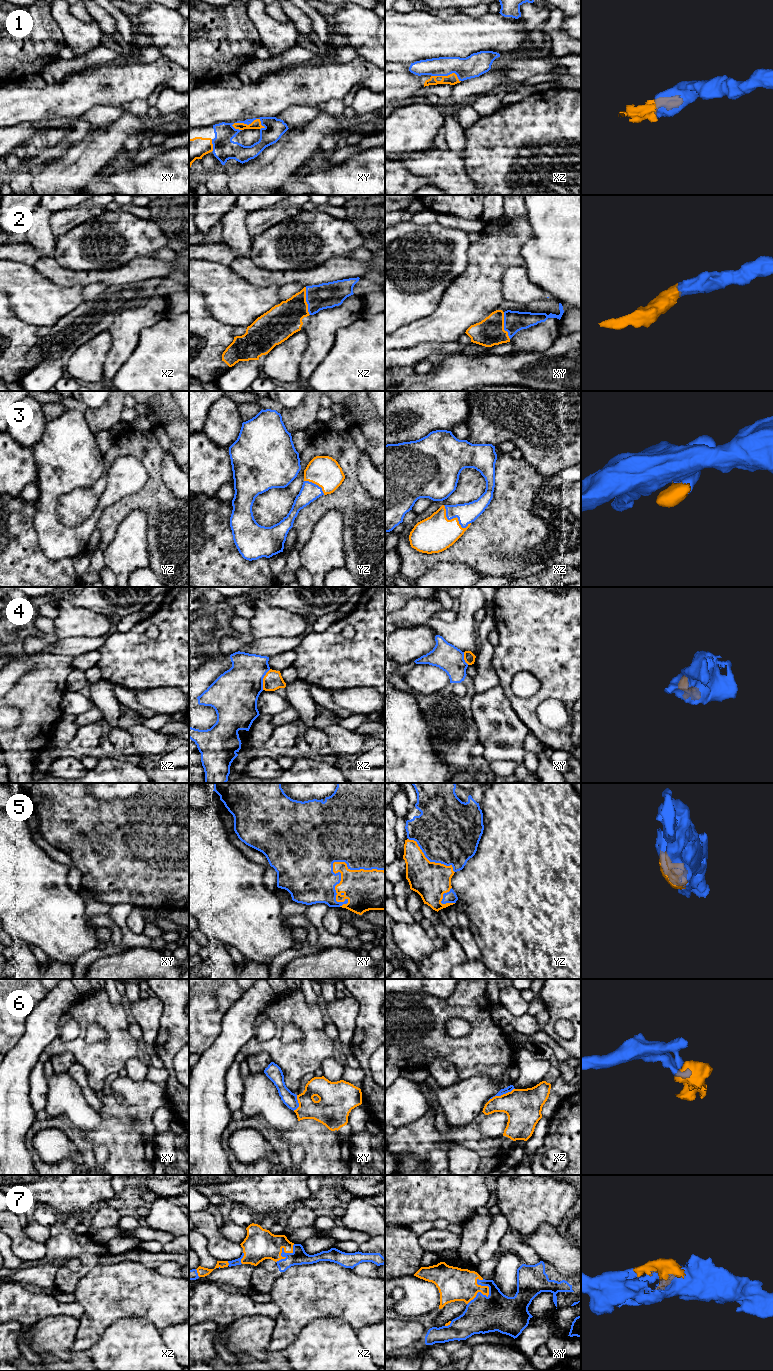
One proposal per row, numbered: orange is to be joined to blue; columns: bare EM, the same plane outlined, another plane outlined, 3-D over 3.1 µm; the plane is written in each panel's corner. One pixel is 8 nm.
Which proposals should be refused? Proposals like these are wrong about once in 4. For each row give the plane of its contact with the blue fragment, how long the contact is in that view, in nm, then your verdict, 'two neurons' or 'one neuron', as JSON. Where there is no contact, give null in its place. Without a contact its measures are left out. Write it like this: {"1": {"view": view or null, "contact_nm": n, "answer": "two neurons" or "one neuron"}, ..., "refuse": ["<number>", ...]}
{"1": {"view": "xy", "contact_nm": 280, "answer": "one neuron"}, "2": {"view": "xz", "contact_nm": 220, "answer": "one neuron"}, "3": {"view": "xz", "contact_nm": 260, "answer": "one neuron"}, "4": {"view": "xz", "contact_nm": 180, "answer": "two neurons"}, "5": {"view": "xy", "contact_nm": 460, "answer": "one neuron"}, "6": {"view": "xz", "contact_nm": 240, "answer": "two neurons"}, "7": {"view": "xy", "contact_nm": 240, "answer": "one neuron"}, "refuse": ["4", "6"]}

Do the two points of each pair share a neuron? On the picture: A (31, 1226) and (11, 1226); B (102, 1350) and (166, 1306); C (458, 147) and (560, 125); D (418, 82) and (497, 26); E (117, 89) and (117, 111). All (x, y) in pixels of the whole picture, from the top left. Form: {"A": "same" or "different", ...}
{"A": "different", "B": "different", "C": "different", "D": "different", "E": "different"}

